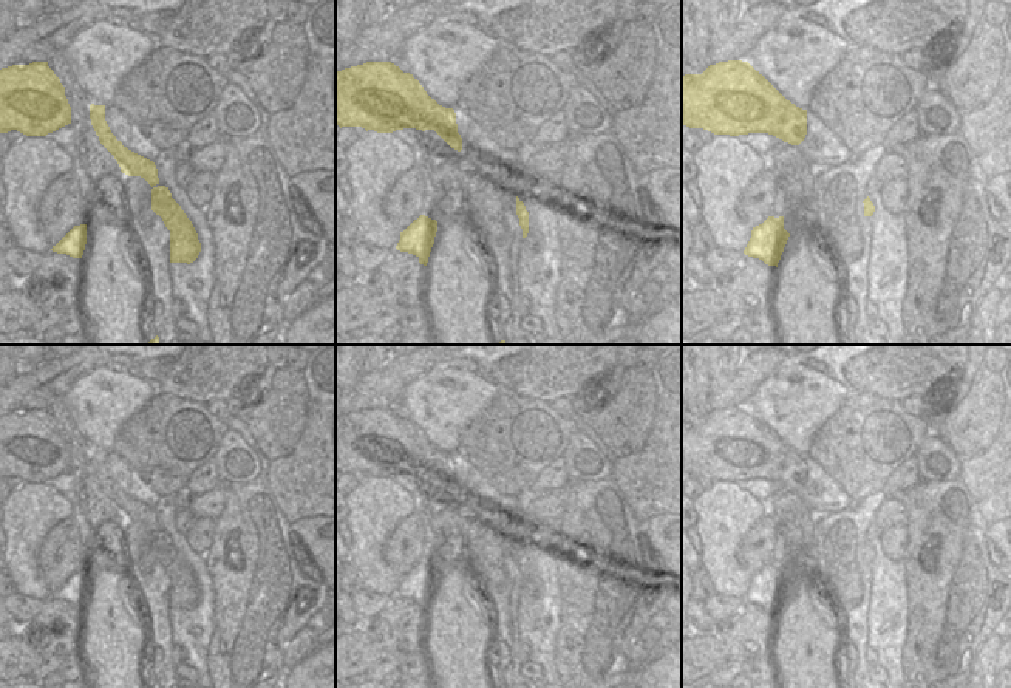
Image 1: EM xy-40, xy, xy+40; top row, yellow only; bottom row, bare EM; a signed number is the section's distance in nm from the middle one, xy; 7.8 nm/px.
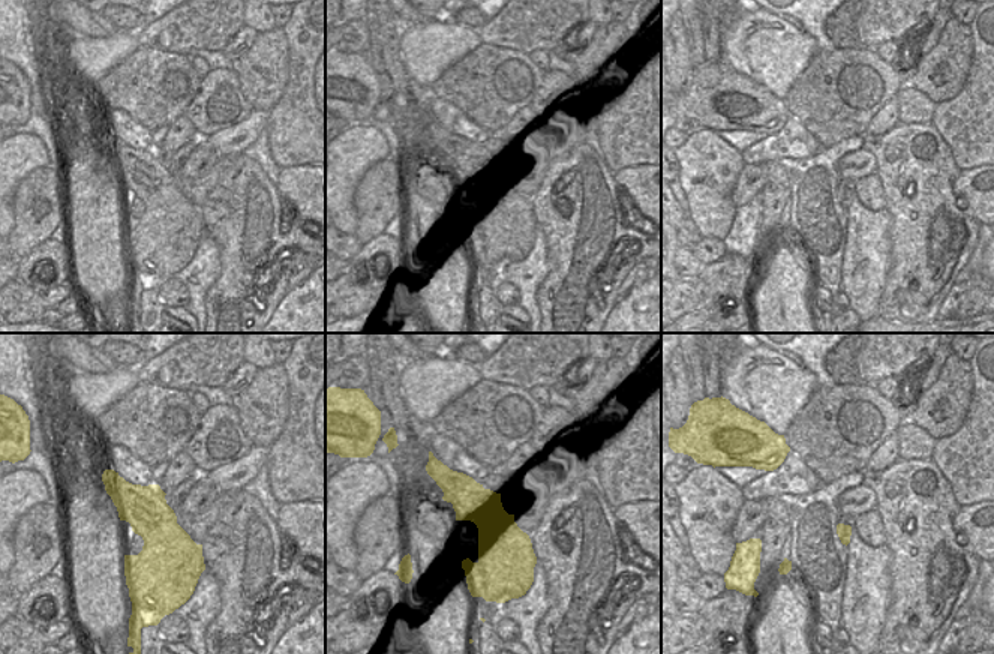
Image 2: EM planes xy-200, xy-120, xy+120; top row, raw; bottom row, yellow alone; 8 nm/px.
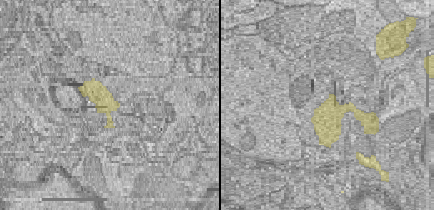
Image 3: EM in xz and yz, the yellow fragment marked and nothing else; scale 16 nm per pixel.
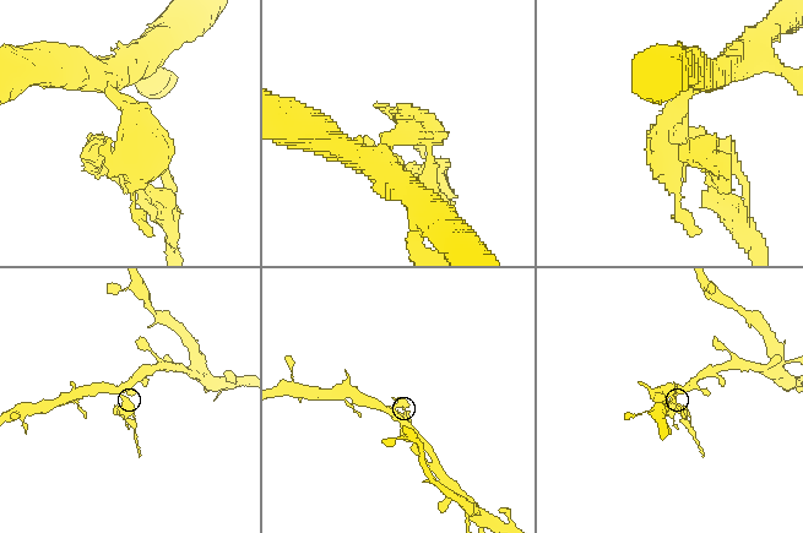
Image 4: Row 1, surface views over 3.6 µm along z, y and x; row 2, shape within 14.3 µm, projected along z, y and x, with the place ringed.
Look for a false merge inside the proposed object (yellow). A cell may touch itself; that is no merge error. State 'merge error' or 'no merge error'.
merge error

